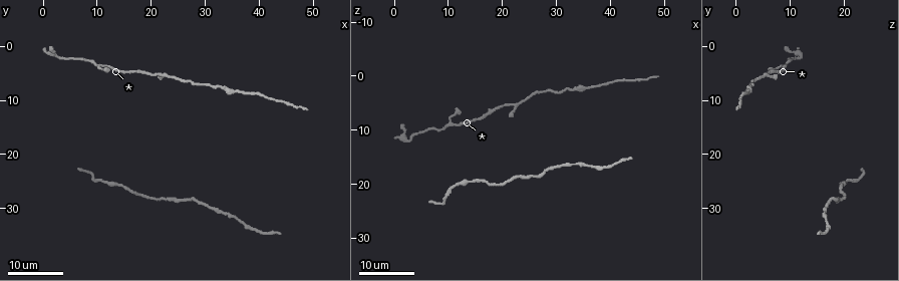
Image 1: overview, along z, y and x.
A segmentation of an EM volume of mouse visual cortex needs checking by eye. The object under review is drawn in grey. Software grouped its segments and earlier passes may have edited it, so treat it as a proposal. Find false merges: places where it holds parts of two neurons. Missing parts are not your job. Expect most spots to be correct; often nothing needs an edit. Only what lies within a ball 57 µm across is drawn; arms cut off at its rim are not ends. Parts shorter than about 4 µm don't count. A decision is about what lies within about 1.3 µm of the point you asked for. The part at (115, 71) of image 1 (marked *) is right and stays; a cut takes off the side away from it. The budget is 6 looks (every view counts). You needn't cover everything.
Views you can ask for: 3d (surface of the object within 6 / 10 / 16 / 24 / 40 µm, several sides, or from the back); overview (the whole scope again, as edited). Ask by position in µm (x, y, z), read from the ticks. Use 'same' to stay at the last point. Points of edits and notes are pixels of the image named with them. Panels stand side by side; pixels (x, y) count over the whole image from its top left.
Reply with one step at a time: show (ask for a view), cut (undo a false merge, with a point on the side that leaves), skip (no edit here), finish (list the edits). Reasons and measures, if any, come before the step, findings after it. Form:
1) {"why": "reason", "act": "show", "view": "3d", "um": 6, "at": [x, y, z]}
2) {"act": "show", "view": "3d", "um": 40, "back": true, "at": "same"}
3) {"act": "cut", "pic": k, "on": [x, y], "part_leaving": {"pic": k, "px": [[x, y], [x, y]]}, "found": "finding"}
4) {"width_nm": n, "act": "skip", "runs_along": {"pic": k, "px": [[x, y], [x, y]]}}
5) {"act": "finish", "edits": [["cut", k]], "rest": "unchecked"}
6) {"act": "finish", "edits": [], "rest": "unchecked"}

{"act": "show", "view": "3d", "um": 24, "at": [13.5, 25.5, 19.5]}

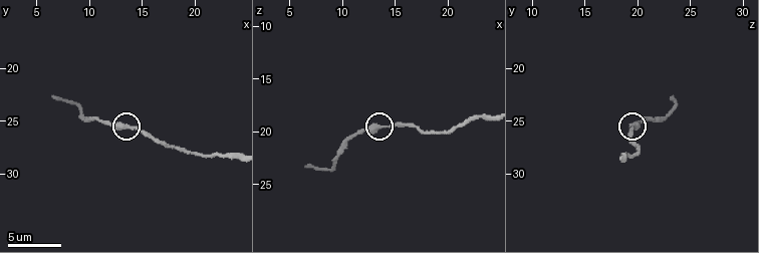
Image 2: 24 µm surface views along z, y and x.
{"act": "show", "view": "3d", "um": 6, "at": [13.2, 25.4, 19.6]}

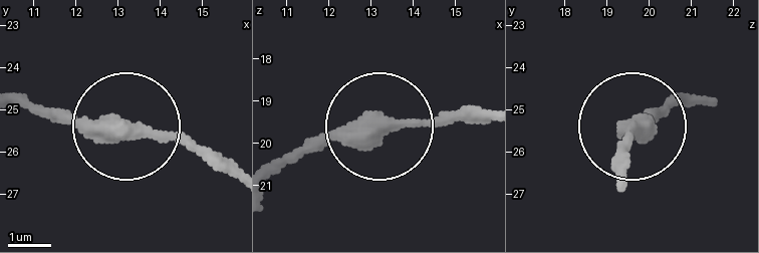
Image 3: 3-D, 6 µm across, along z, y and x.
{"side_arm_um": 9, "act": "skip", "found": "one neuron here"}

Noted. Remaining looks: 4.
{"why": "sudden change in width", "act": "show", "view": "3d", "um": 24, "at": [36.0, 8.5, 2.5]}

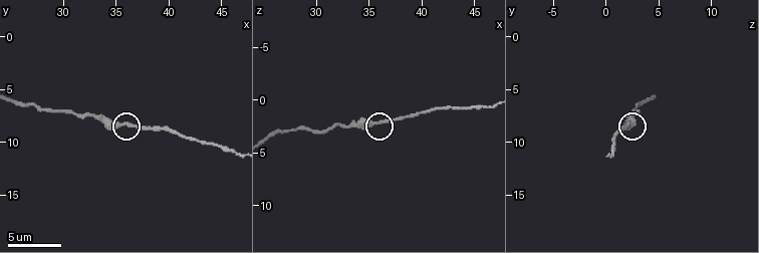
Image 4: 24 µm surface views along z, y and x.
{"why": "zoom in", "act": "show", "view": "3d", "um": 10, "at": [35.6, 8.4, 2.2]}

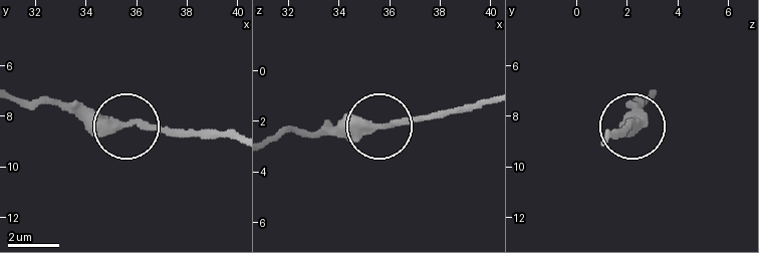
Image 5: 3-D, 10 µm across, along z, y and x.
{"act": "skip", "runs_along": {"pic": 5, "px": [[19, 99], [192, 134]]}, "found": "one neuron here"}

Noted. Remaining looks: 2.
{"why": "a narrow waist", "act": "show", "view": "3d", "um": 24, "at": [33.5, 31.0, 16.5]}

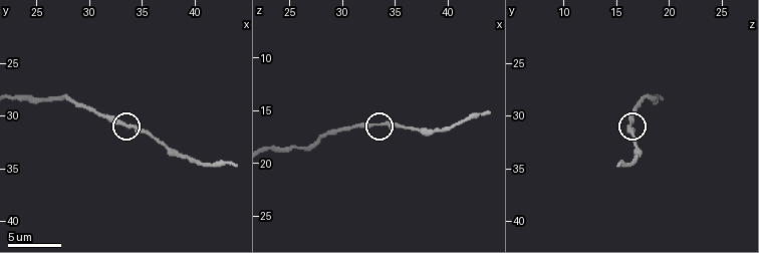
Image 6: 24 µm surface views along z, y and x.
{"act": "show", "view": "3d", "um": 6, "at": [33.2, 31.0, 16.4]}

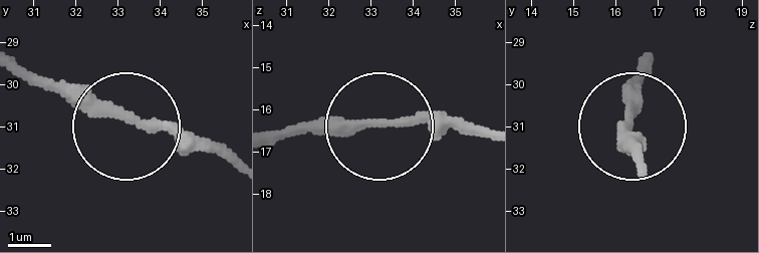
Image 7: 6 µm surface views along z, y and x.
{"act": "skip", "runs_along": {"pic": 7, "px": [[650, 60], [631, 154]]}, "found": "continuous, no second neuron"}

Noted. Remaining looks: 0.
{"act": "finish", "edits": [], "rest": "unchecked"}

